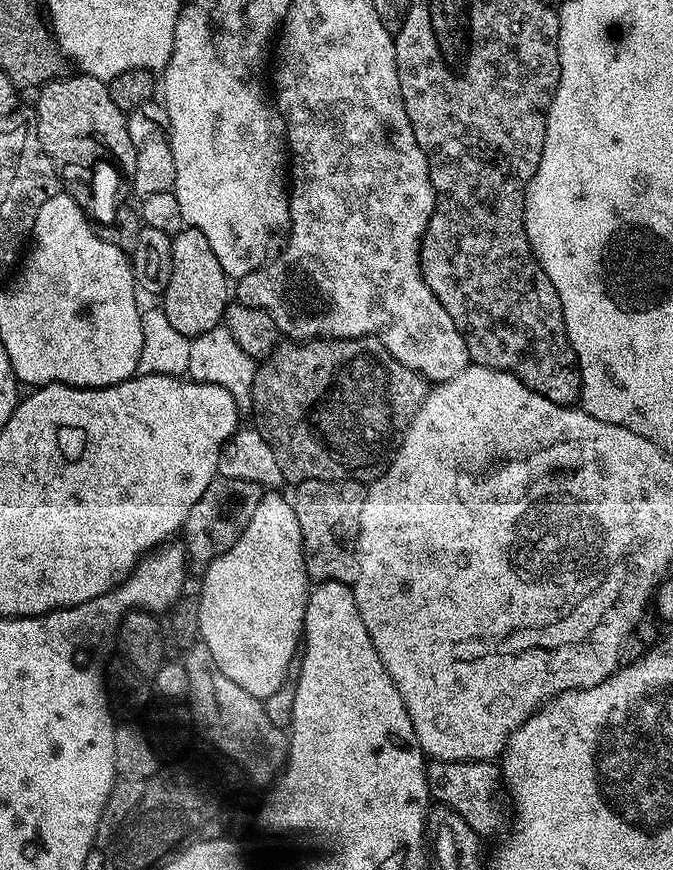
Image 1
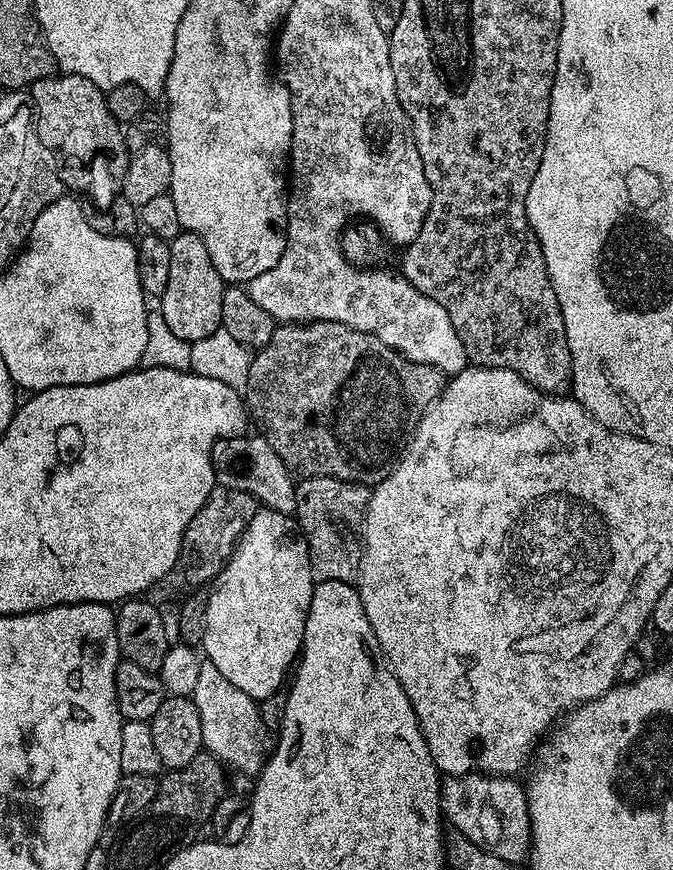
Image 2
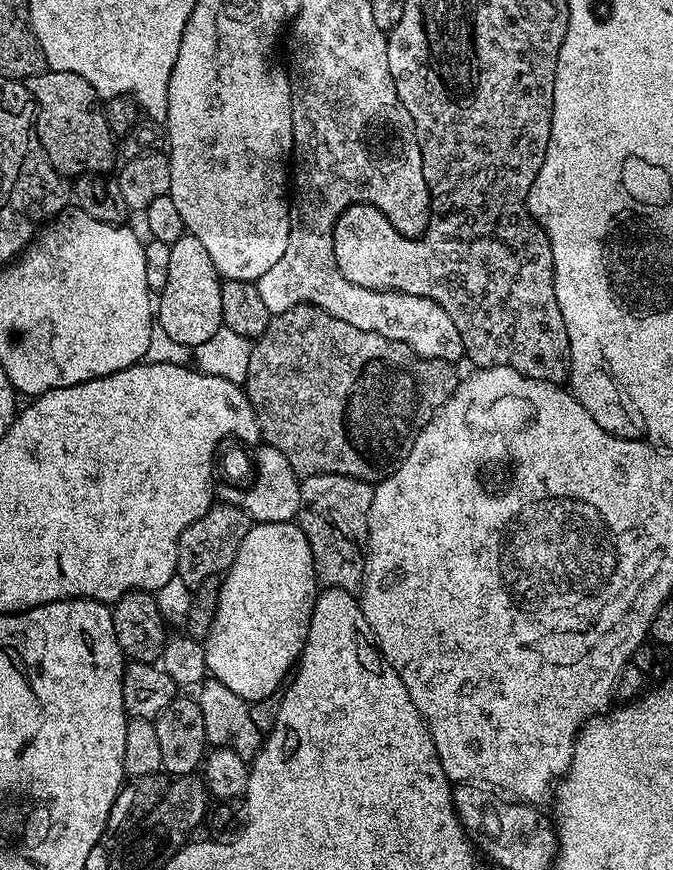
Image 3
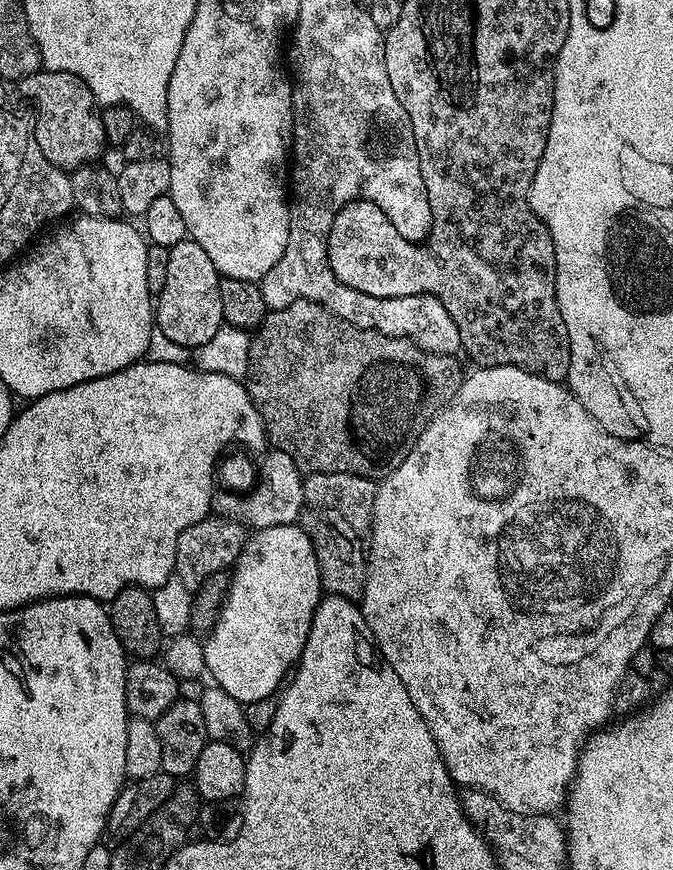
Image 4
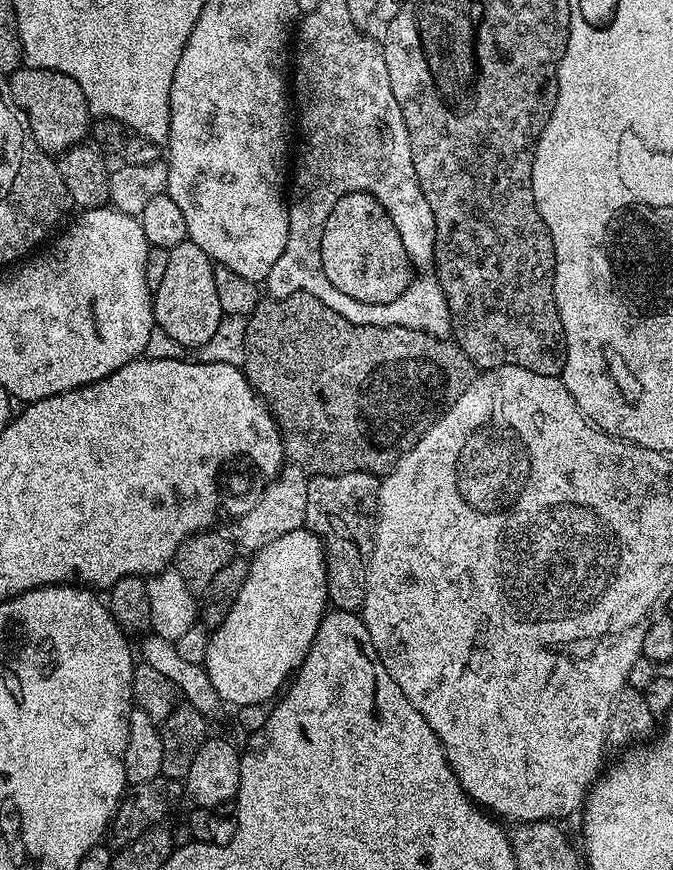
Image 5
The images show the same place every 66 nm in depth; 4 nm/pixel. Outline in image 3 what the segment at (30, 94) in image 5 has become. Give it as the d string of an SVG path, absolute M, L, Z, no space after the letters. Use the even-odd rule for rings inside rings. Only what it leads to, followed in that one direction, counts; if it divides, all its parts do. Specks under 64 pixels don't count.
M45 70L27 80L35 108L36 133L50 162L65 177L79 178L85 174L104 174L112 164L114 137L106 122L102 98L78 74Z

